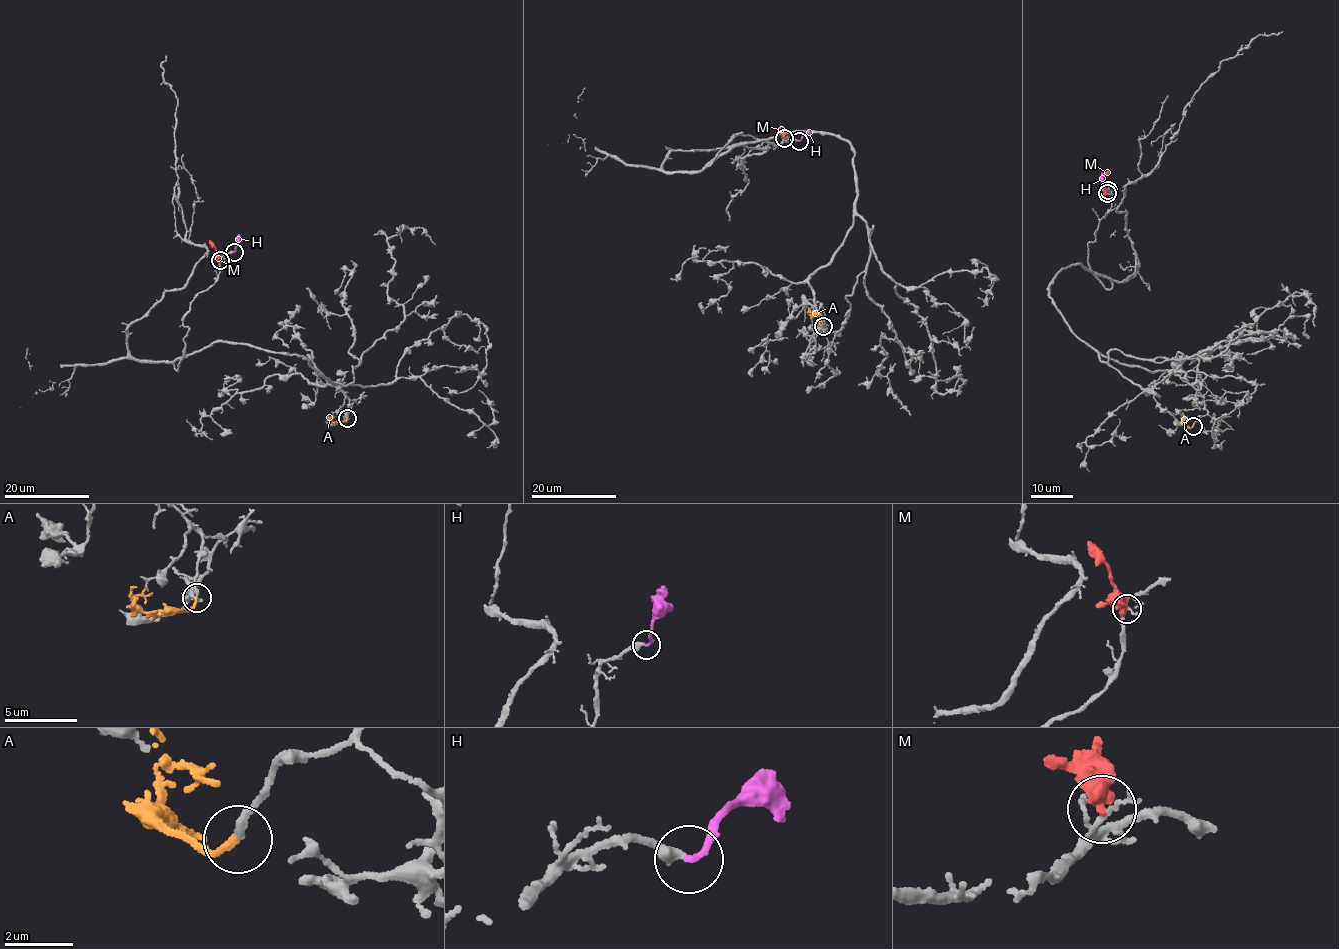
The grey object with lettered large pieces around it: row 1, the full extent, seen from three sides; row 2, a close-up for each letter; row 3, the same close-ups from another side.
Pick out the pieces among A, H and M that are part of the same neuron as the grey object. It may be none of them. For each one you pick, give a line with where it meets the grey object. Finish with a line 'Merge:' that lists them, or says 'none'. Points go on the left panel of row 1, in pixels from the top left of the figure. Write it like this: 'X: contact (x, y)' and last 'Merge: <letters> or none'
Merge: none

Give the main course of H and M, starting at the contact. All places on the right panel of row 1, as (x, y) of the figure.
H: (1107, 190), (1102, 185), (1102, 172)
M: (1107, 194), (1105, 176), (1109, 171)

